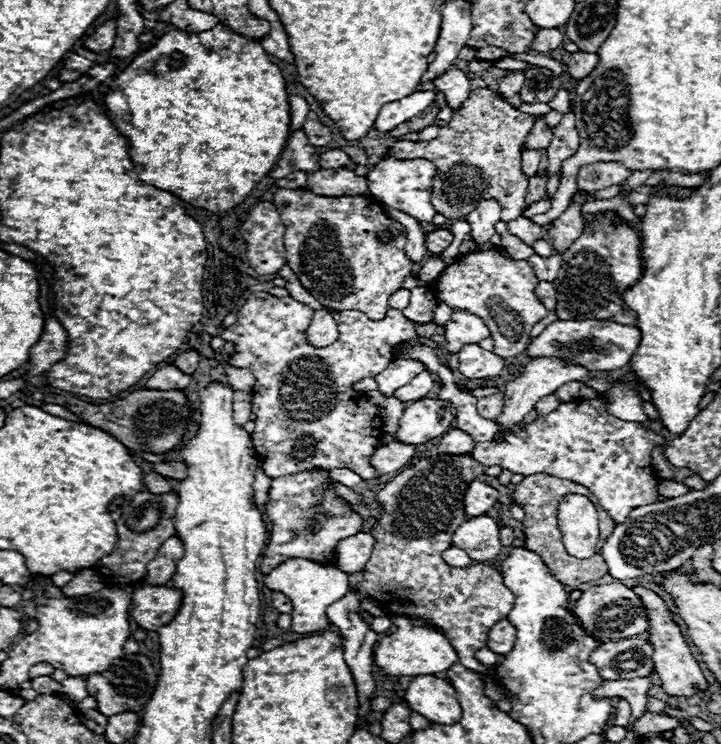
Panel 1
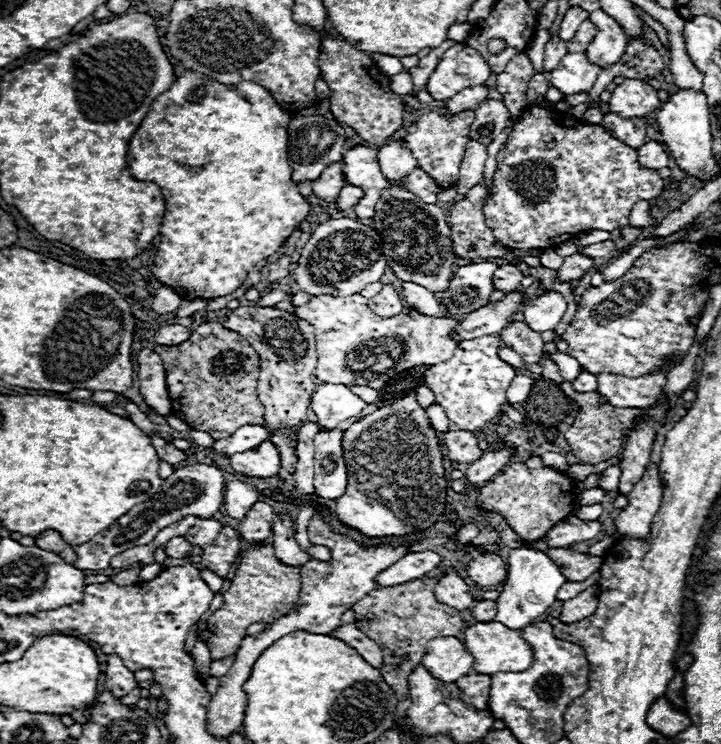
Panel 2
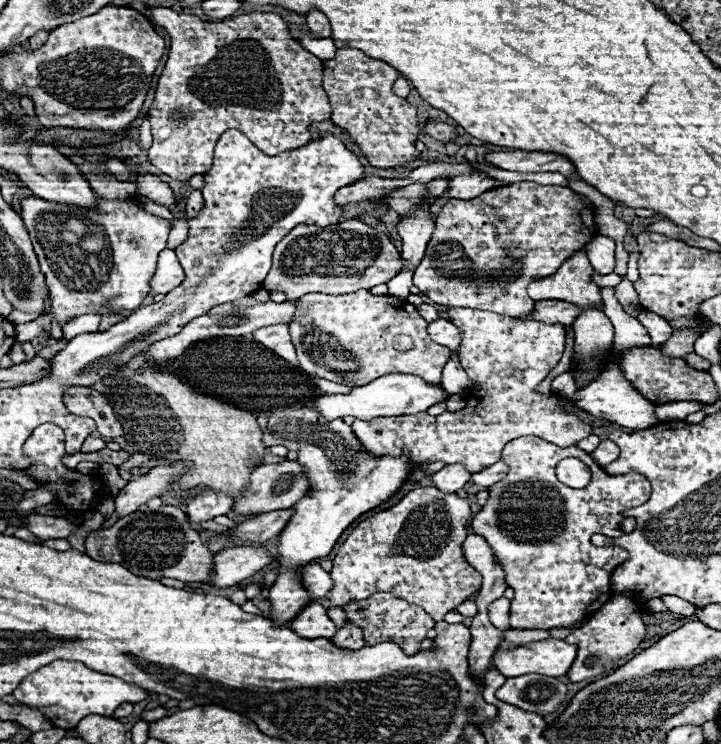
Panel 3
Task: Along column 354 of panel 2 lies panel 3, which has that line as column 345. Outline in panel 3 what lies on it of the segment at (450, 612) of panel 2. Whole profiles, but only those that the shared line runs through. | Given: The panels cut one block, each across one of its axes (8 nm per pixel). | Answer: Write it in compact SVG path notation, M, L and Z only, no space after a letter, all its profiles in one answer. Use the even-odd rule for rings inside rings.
M374 594L364 602L348 602L348 606L342 606L342 610L346 612L348 624L360 626L364 642L368 646L376 642L396 642L406 654L416 654L420 650L420 642L426 638L426 632L434 628L434 620L428 618L420 606L412 606L394 594Z

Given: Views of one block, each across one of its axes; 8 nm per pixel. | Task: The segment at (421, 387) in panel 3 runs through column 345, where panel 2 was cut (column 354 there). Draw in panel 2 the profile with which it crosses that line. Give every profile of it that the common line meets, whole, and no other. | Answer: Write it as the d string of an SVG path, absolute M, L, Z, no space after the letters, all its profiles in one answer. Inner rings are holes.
M320 384L312 394L312 412L322 428L336 428L340 422L358 416L366 402L344 384Z

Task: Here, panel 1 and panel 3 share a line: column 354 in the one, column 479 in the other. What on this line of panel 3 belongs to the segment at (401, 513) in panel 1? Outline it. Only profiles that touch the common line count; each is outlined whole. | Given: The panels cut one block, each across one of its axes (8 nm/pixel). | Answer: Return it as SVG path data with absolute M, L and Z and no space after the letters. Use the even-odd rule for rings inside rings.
M416 488L408 492L396 506L360 522L338 550L336 558L332 560L334 568L330 570L330 576L334 580L334 588L328 594L332 606L366 600L376 592L392 592L398 598L422 606L436 622L442 620L444 614L452 612L464 600L470 600L472 594L480 590L482 578L478 570L468 566L462 550L470 520L470 506L458 494L440 494L440 490L436 488Z

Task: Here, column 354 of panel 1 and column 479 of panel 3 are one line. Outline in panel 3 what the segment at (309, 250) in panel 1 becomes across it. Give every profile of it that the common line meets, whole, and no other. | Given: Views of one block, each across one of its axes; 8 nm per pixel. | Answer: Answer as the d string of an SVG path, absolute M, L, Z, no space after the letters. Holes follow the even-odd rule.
M518 182L512 186L488 190L486 194L480 194L472 200L448 200L436 216L436 230L432 240L428 242L422 262L414 270L414 286L418 286L420 292L434 304L448 308L490 310L502 316L524 318L524 314L532 314L532 306L536 304L526 294L528 284L554 274L566 258L584 248L596 234L594 210L584 204L578 194L562 186L530 188L530 182Z

